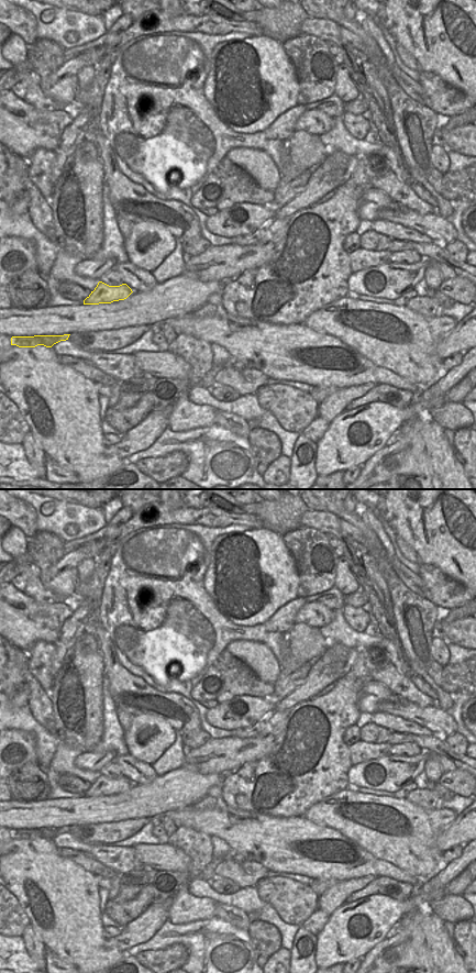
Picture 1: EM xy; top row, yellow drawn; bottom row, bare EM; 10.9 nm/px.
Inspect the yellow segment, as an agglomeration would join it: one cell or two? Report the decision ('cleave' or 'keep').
keep

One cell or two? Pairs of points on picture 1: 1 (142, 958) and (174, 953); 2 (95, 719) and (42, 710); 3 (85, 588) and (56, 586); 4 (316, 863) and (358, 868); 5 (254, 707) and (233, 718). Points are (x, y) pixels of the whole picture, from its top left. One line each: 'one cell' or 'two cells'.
1: one cell
2: two cells
3: two cells
4: one cell
5: one cell

